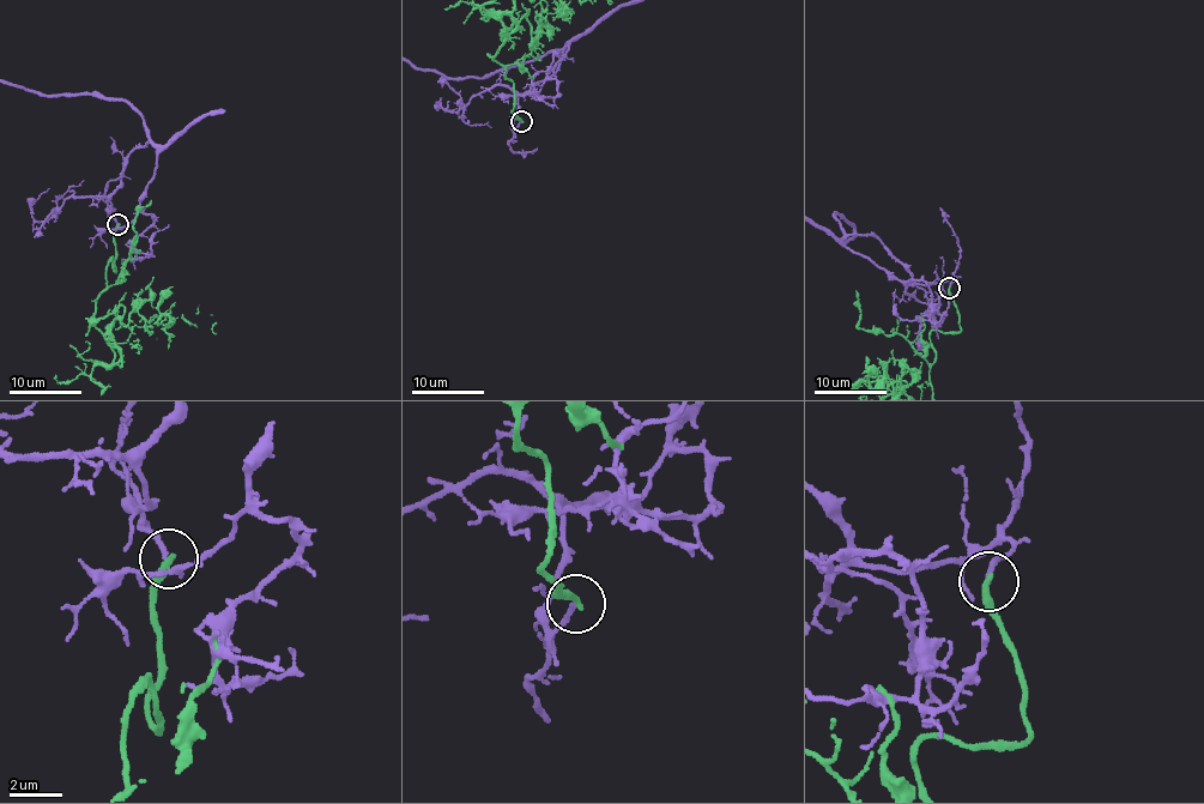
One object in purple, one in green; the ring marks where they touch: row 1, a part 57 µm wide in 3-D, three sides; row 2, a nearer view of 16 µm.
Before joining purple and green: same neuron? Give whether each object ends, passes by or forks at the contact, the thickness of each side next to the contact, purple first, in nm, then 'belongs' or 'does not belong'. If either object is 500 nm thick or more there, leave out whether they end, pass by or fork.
purple ends | green ends | 160/300 nm | does not belong

